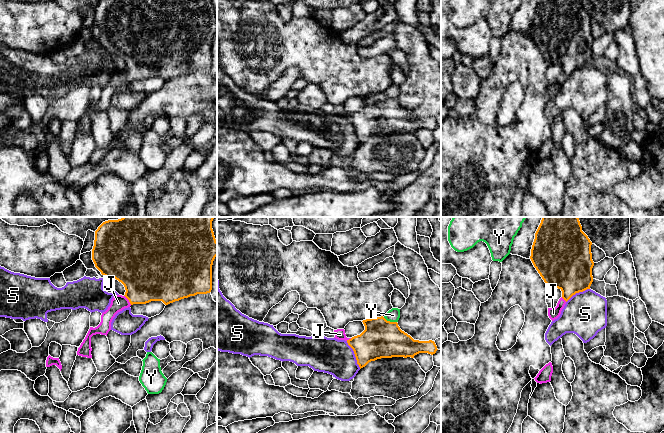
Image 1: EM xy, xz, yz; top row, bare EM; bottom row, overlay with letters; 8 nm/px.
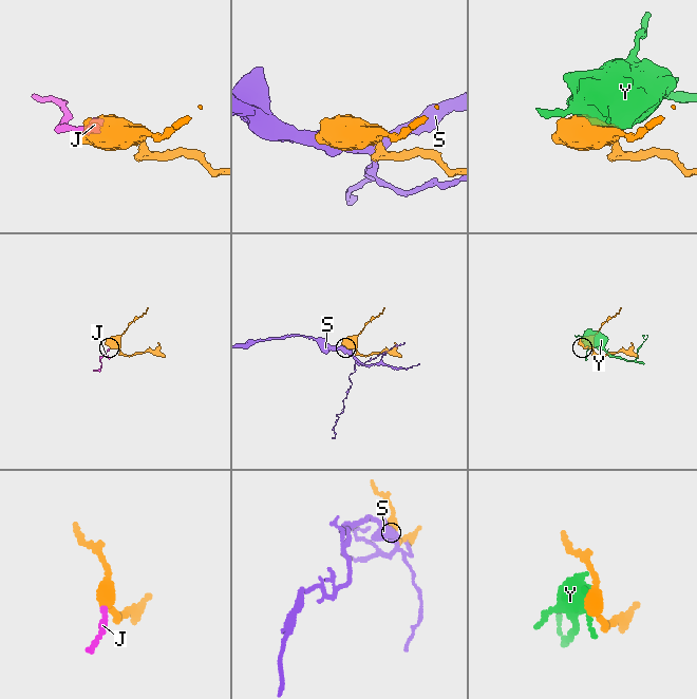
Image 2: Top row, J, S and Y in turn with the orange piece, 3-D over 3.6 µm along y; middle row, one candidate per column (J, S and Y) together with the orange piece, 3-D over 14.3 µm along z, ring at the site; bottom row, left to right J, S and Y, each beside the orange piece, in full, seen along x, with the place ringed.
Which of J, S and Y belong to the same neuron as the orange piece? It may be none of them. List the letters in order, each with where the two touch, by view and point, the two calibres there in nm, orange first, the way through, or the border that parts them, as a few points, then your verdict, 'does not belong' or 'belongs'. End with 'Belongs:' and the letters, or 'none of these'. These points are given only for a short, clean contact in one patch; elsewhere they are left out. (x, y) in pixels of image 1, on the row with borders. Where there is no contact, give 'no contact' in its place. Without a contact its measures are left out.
J: xy (128, 299) | 420/120 nm | across xy (148, 275), (128, 299), (118, 303) | belongs
S: xz (355, 355) | 300/280 nm | does not belong
Y: xz (389, 321) | 300/110 nm | does not belong
Belongs: J

